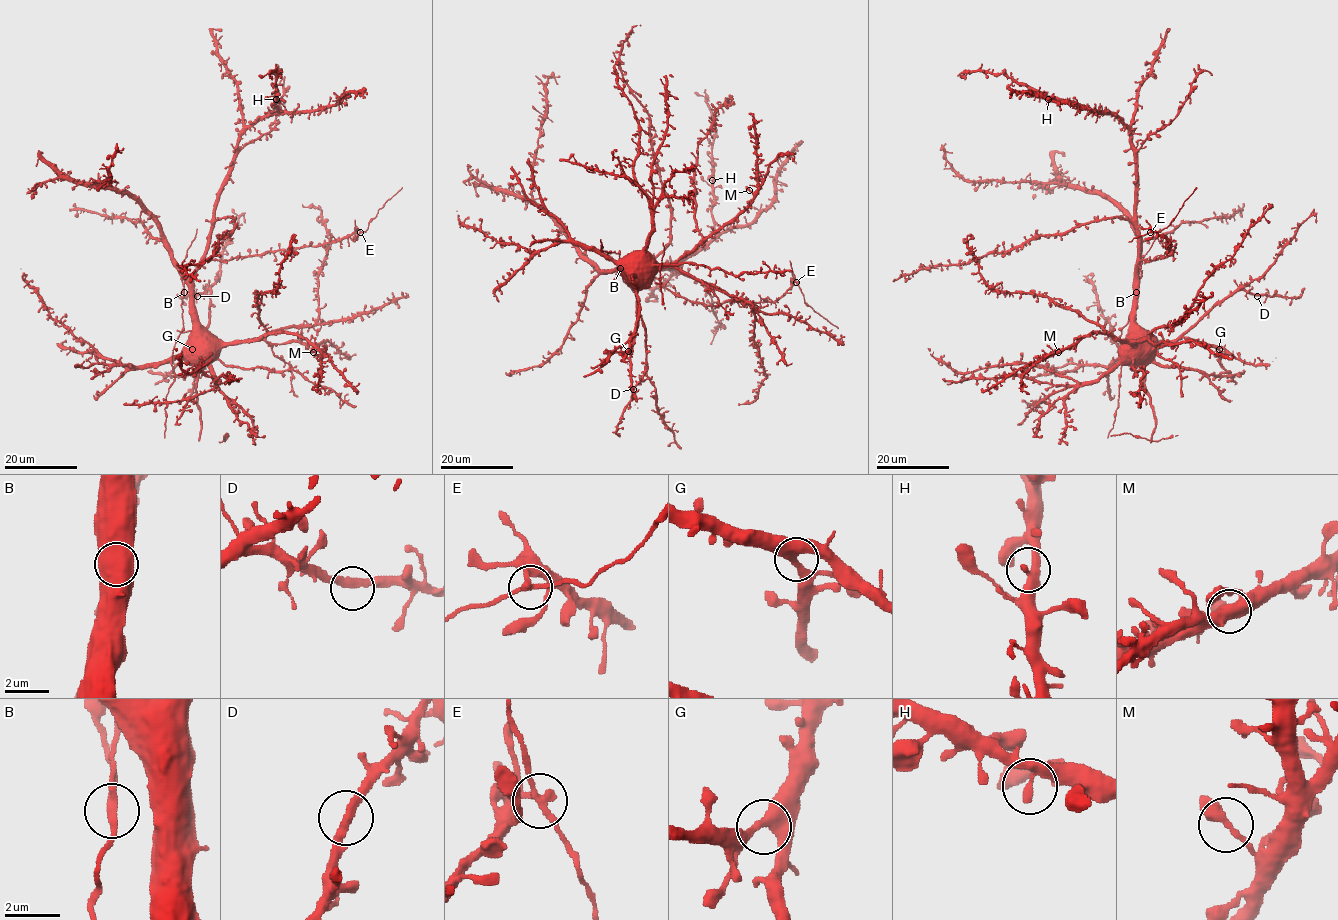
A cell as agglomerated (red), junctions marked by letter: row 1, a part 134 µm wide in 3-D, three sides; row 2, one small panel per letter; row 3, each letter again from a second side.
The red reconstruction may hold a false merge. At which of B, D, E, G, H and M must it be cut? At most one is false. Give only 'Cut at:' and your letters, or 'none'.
Cut at: B

